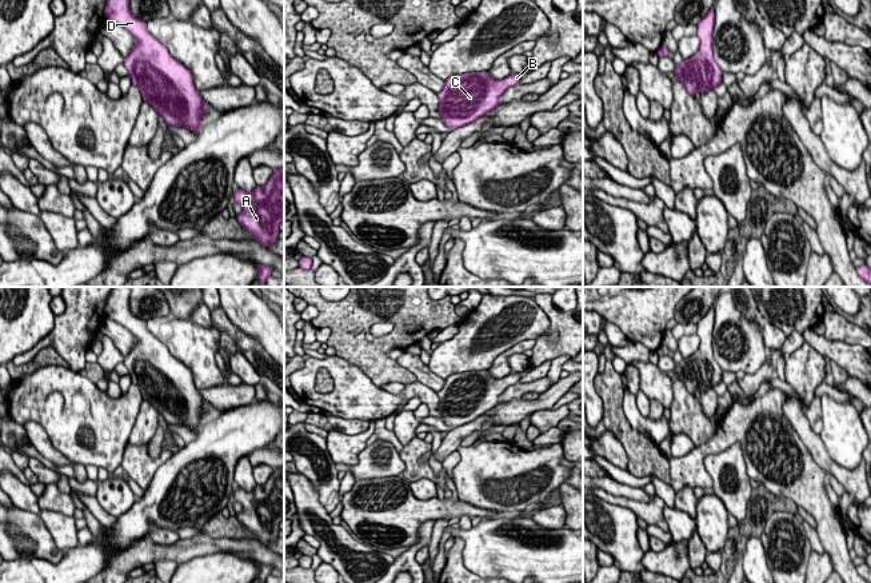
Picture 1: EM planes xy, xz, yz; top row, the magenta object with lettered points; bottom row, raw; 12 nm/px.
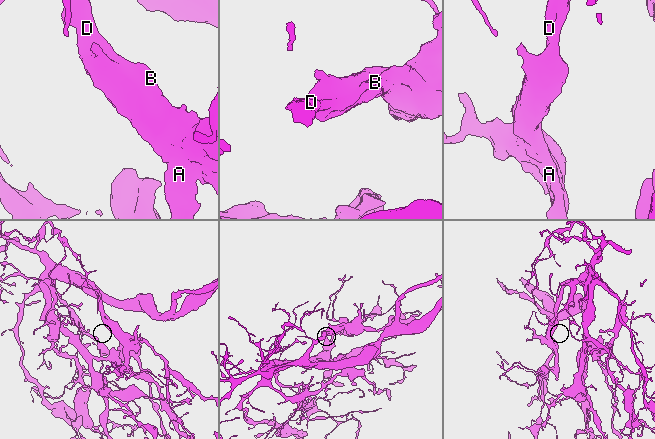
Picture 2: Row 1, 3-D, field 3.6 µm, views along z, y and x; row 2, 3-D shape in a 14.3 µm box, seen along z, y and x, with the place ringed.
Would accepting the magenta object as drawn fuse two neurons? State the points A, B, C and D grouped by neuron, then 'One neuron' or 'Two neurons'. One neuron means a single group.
Groups: A B C D. One neuron

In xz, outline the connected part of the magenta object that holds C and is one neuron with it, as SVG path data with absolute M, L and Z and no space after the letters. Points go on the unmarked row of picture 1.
M487 370L450 375L438 392L443 422L448 427L456 428L475 420L495 408L499 396L510 386L519 383L520 378L522 375L515 372L495 379Z

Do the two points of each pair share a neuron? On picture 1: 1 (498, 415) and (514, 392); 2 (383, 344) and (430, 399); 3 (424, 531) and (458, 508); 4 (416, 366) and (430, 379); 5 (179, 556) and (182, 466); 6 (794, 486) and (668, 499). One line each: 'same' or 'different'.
1: different
2: different
3: different
4: same
5: different
6: different

